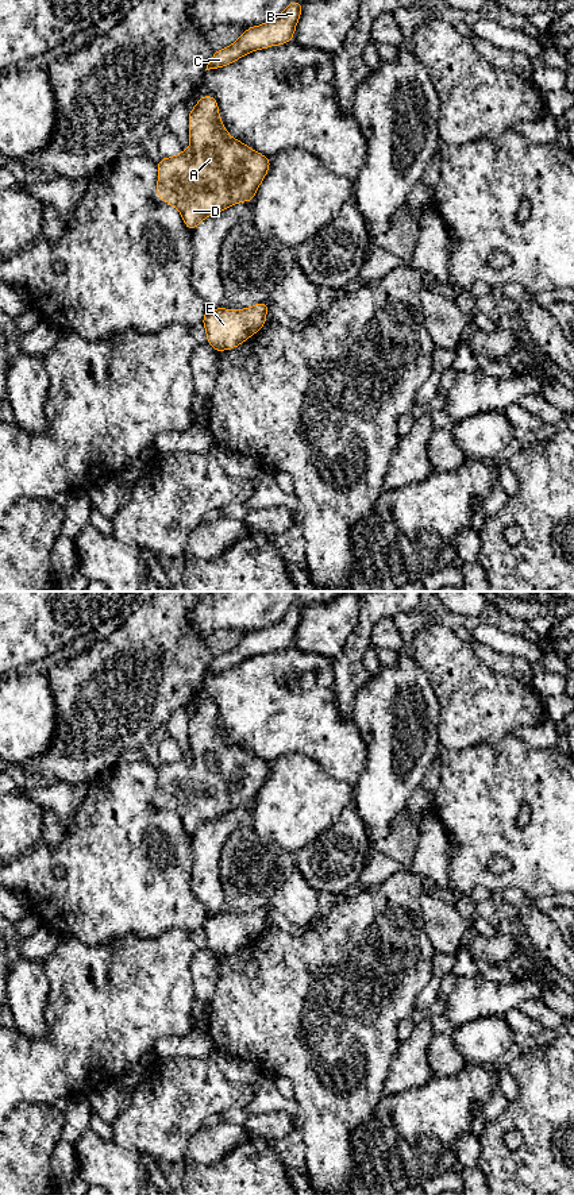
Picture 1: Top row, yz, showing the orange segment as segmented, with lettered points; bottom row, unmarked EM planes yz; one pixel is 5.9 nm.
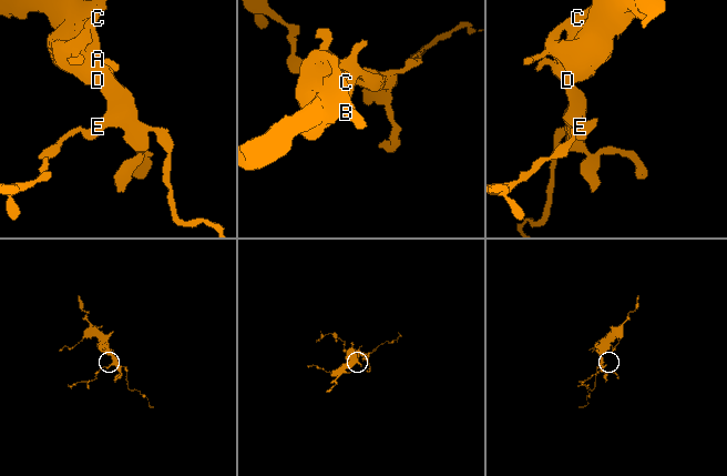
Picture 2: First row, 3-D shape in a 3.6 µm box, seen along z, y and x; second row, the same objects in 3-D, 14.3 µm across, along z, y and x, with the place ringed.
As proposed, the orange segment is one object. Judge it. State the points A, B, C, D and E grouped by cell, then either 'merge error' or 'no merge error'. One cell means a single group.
A B C D E; no merge error

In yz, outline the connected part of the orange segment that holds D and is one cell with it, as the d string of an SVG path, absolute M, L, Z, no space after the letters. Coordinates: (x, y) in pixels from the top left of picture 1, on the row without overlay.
M203 701L189 717L190 752L173 763L158 767L157 799L169 810L176 812L193 836L196 830L236 807L253 806L259 789L265 783L270 764L230 741L219 722L217 706Z

